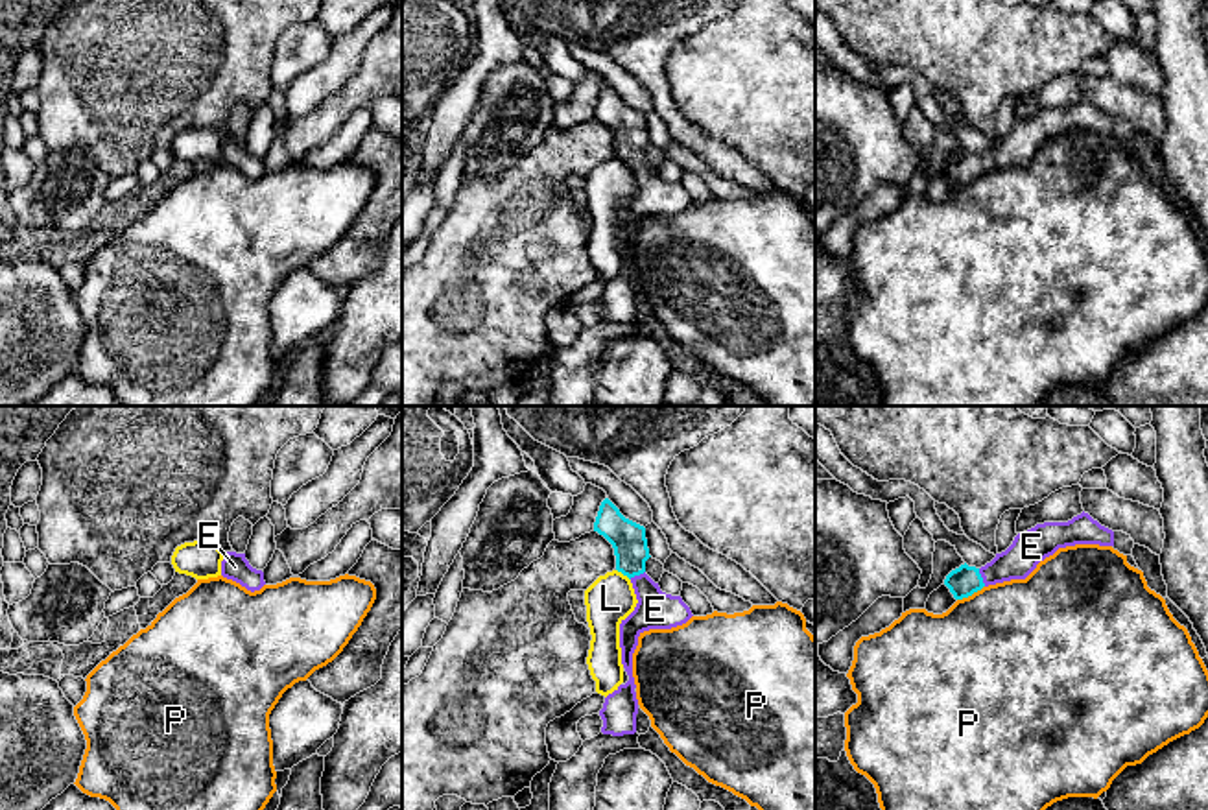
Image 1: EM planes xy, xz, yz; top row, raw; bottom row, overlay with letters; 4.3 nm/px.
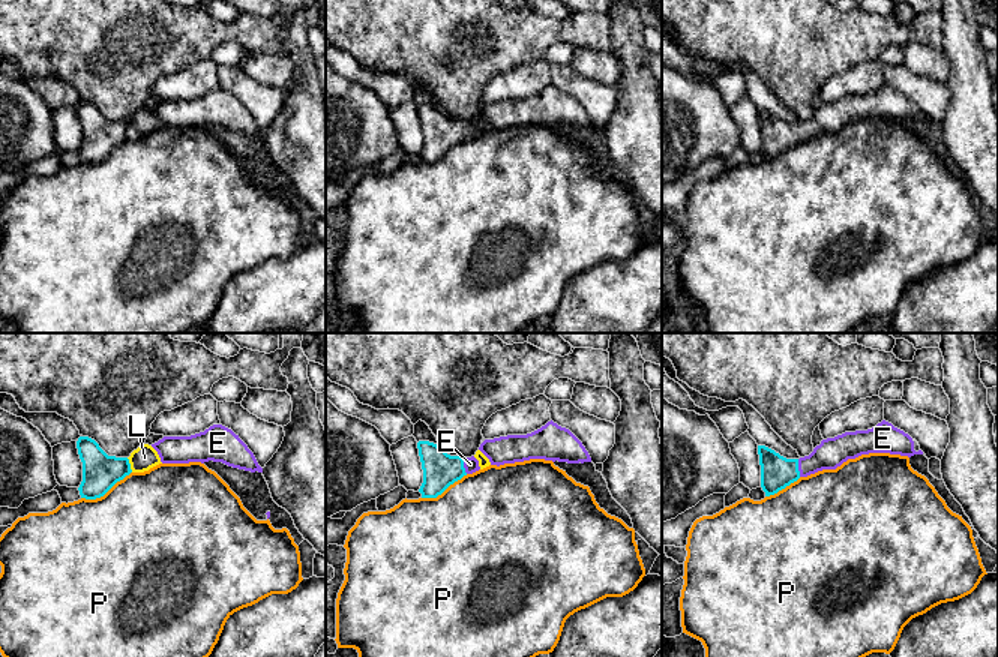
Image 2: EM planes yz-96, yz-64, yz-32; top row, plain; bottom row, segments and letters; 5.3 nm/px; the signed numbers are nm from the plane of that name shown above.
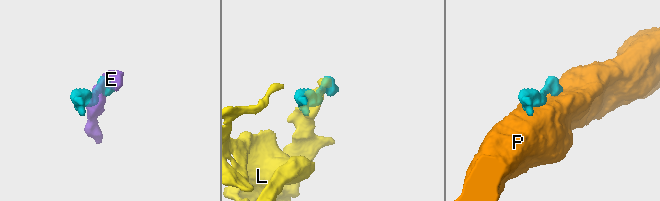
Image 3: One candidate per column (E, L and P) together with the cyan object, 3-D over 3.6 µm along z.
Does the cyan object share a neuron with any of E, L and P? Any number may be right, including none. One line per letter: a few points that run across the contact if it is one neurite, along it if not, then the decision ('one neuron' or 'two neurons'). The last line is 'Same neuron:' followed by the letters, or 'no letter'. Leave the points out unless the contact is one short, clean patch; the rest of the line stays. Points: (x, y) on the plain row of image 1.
E: line yz (963, 168), (982, 165), (1011, 152), (1028, 135); one neuron
L: line xz (616, 155), (629, 166); two neurons
P: line yz (983, 172), (958, 187); two neurons
Same neuron: E

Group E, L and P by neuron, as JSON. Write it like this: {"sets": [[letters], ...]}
{"sets": [["E"], ["L"], ["P"]]}

